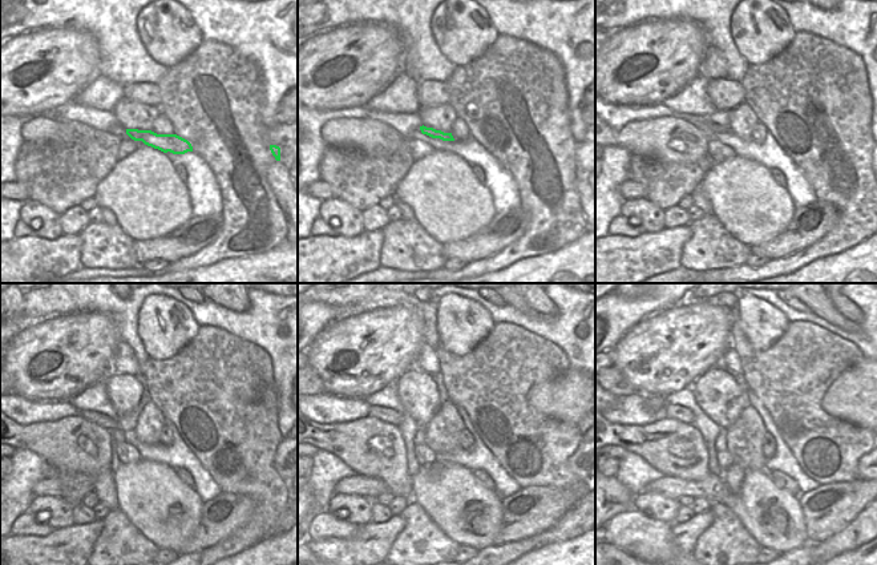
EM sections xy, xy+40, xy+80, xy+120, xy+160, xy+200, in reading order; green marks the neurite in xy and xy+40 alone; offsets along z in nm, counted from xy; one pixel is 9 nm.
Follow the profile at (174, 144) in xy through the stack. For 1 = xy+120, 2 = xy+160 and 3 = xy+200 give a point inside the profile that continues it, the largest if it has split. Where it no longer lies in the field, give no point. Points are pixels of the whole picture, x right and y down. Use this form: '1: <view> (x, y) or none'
1: xy+120 (97, 418)
2: xy+160 (383, 414)
3: xy+200 (678, 412)

